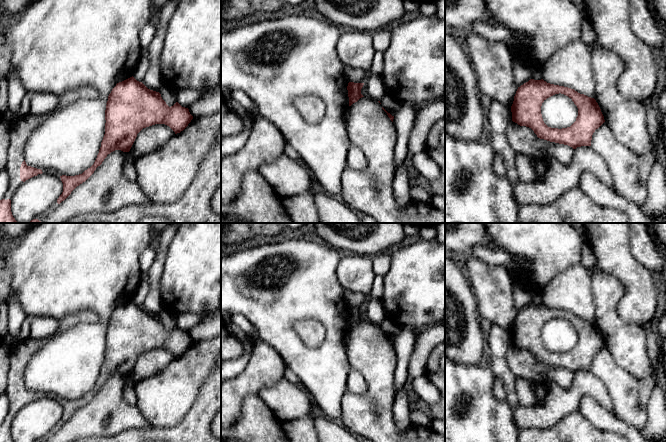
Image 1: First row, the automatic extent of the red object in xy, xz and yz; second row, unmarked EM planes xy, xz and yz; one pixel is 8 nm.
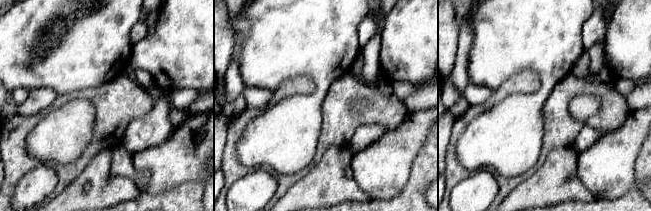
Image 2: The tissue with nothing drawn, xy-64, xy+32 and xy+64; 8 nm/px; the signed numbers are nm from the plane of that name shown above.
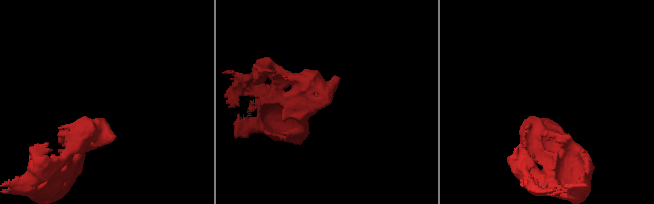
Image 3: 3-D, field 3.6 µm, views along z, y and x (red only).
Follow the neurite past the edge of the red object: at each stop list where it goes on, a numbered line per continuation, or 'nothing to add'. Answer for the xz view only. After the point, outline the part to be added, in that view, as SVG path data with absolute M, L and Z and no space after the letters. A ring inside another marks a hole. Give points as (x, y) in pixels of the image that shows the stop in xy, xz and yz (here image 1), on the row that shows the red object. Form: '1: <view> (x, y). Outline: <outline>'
nothing to add

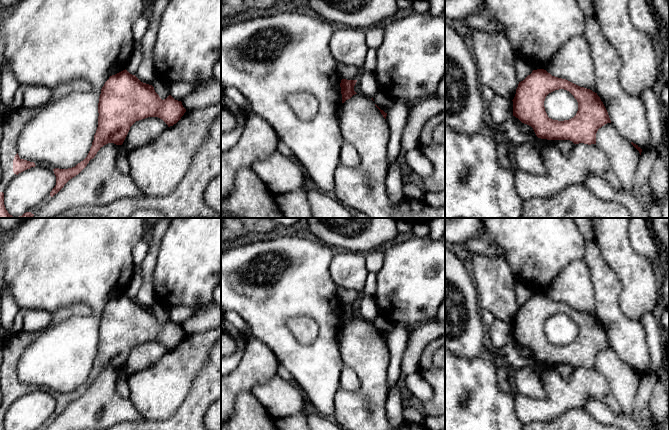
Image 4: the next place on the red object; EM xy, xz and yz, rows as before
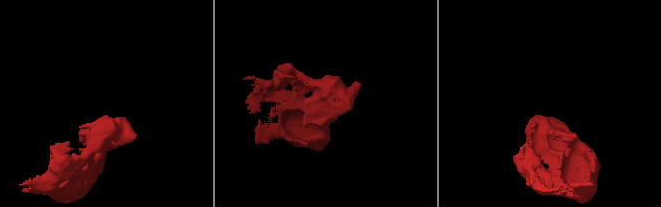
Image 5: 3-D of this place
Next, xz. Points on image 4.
nothing to add

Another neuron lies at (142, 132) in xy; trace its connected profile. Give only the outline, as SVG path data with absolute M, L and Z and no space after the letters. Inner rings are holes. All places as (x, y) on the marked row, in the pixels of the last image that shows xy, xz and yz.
M148 117L136 121L123 142L123 147L127 152L144 146L157 139L168 125L158 117Z

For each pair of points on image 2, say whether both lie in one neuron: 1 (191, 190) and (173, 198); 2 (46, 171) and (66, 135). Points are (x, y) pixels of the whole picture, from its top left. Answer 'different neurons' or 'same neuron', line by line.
1: same neuron
2: different neurons

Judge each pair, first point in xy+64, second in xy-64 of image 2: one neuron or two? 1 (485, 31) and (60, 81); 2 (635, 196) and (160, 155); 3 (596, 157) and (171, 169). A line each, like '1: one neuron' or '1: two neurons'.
1: one neuron
2: two neurons
3: one neuron

